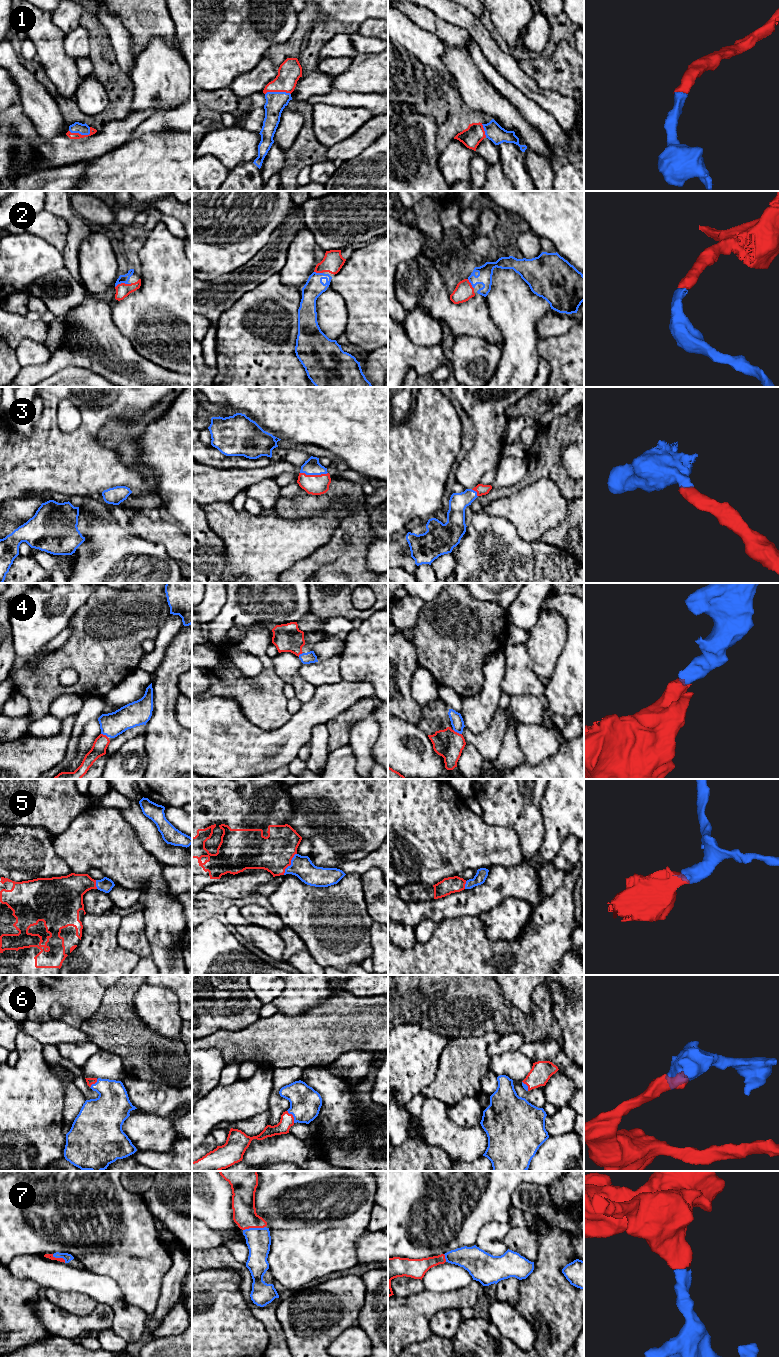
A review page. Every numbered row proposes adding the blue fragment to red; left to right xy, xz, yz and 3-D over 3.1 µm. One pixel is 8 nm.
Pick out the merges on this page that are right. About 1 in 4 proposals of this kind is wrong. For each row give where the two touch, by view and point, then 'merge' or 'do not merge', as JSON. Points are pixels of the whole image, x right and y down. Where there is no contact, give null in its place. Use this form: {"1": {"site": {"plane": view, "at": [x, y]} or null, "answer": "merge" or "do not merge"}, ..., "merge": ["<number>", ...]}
{"1": {"site": {"plane": "xy", "at": [82, 135]}, "answer": "merge"}, "2": {"site": {"plane": "xy", "at": [123, 283]}, "answer": "merge"}, "3": {"site": {"plane": "xz", "at": [314, 475]}, "answer": "merge"}, "4": {"site": {"plane": "yz", "at": [456, 732]}, "answer": "merge"}, "5": {"site": {"plane": "xz", "at": [290, 864]}, "answer": "merge"}, "6": {"site": {"plane": "xz", "at": [292, 1116]}, "answer": "merge"}, "7": {"site": {"plane": "xz", "at": [254, 1227]}, "answer": "merge"}, "merge": ["1", "2", "3", "4", "5", "6", "7"]}

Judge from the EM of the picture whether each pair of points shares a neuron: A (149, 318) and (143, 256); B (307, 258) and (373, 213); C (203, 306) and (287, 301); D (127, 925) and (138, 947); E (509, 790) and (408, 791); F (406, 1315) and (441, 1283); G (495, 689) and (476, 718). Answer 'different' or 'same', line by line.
A: same
B: same
C: different
D: same
E: different
F: different
G: same

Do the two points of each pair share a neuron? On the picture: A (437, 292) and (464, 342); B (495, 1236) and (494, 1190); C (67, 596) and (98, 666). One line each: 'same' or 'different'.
A: different
B: different
C: different

